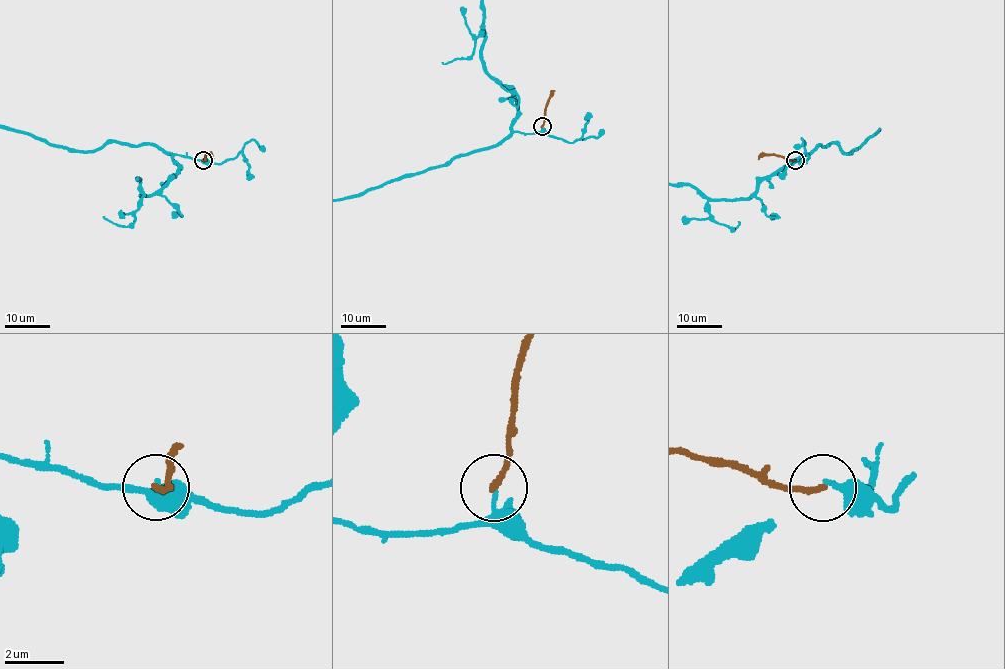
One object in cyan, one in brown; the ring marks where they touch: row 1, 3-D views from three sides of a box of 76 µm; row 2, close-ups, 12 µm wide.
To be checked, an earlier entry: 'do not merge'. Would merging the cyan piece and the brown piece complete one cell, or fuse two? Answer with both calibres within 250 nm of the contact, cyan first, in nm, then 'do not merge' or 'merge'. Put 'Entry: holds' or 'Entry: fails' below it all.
200/200 nm | do not merge
Entry: holds

